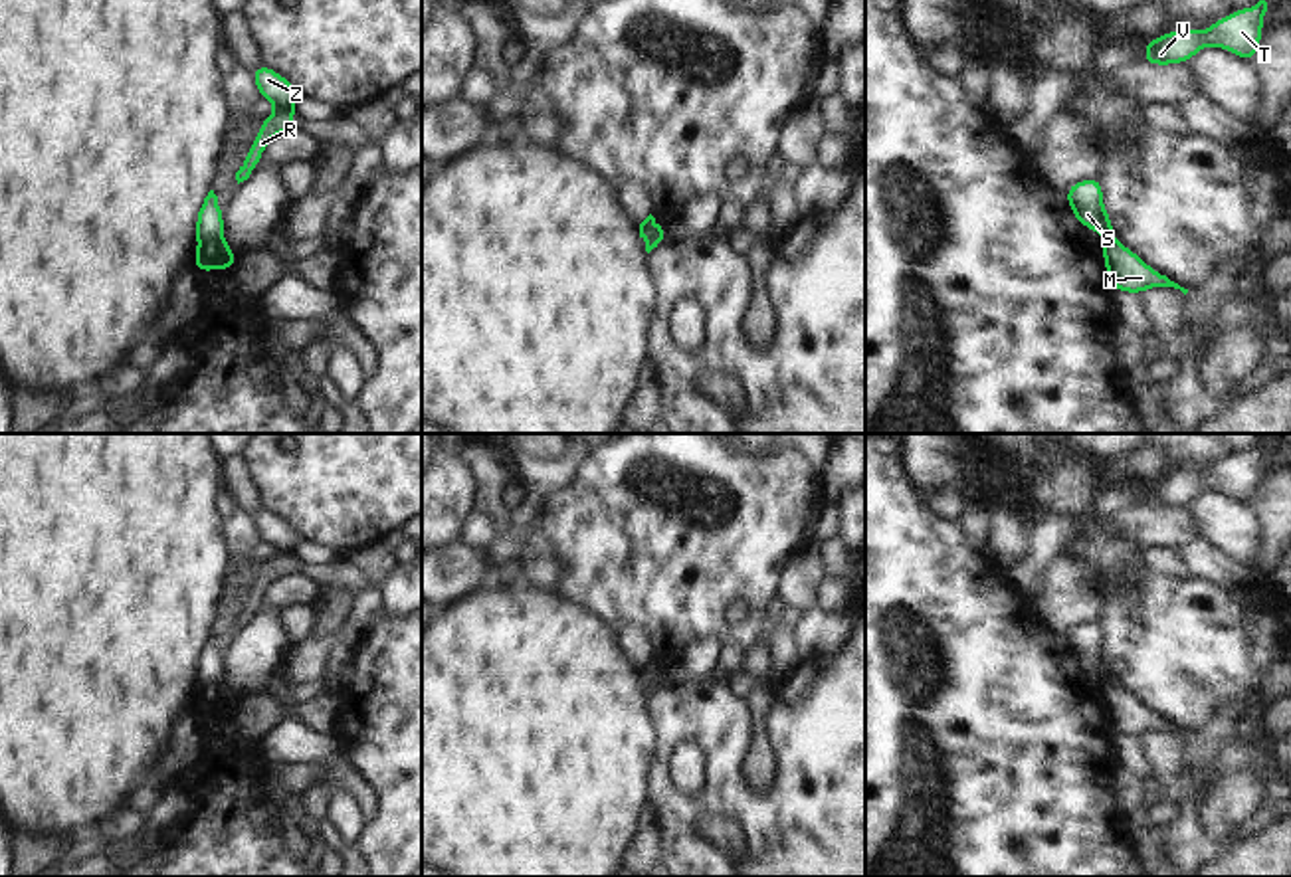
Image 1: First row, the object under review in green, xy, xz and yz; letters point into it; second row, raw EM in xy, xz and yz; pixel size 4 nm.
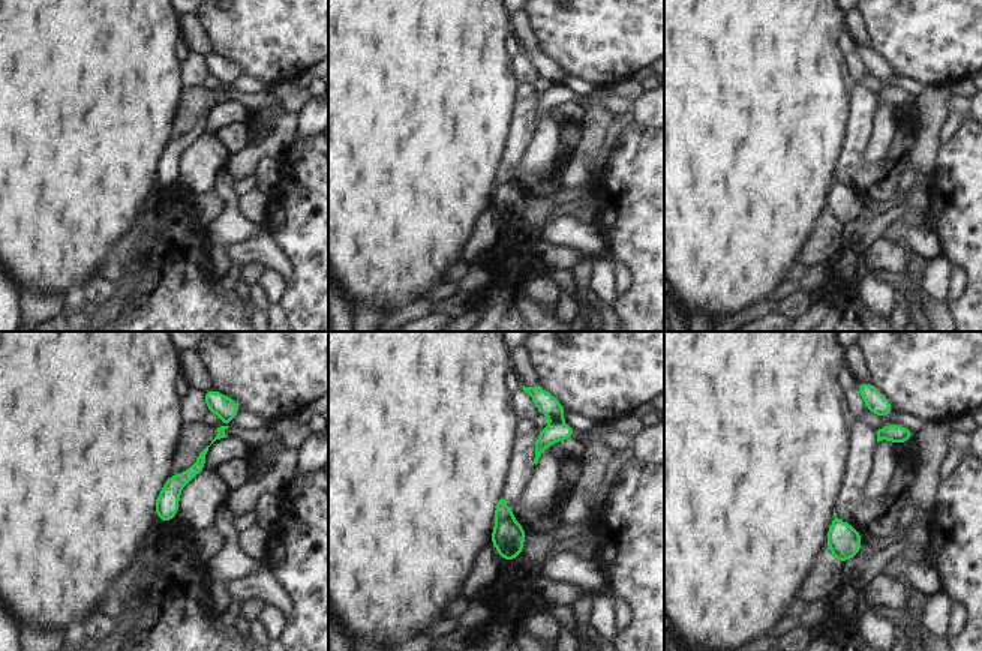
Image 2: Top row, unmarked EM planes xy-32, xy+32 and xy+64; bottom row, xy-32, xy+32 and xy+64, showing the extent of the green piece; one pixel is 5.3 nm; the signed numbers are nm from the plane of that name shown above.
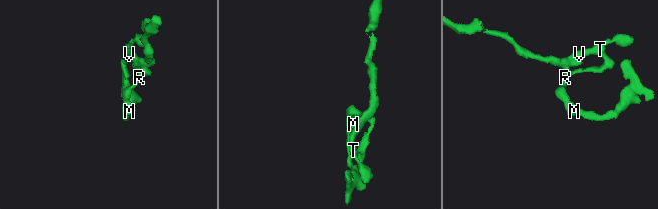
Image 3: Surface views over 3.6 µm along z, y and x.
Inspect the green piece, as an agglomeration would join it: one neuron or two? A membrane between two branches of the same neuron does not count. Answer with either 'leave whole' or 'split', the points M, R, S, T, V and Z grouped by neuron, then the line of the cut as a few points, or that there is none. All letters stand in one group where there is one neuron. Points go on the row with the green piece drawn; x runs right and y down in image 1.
split; groups M / R S T V Z; cut xy (222, 236), (198, 246)

